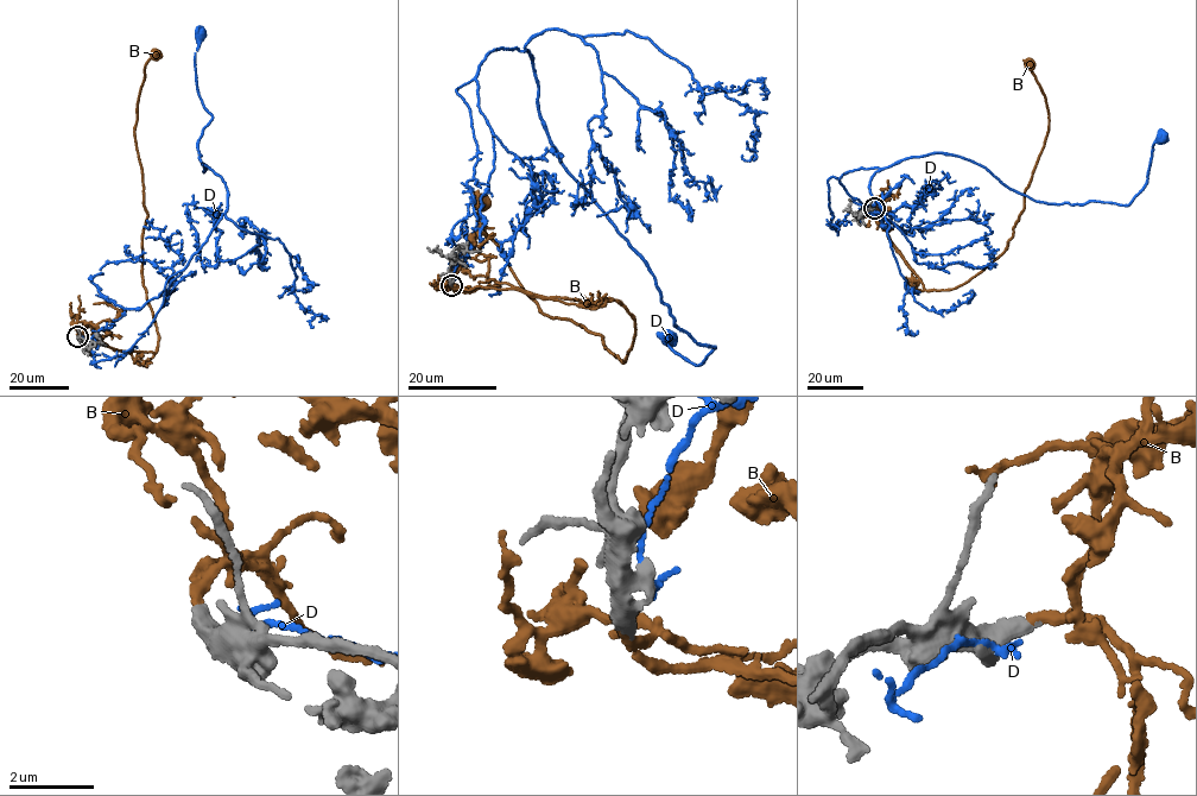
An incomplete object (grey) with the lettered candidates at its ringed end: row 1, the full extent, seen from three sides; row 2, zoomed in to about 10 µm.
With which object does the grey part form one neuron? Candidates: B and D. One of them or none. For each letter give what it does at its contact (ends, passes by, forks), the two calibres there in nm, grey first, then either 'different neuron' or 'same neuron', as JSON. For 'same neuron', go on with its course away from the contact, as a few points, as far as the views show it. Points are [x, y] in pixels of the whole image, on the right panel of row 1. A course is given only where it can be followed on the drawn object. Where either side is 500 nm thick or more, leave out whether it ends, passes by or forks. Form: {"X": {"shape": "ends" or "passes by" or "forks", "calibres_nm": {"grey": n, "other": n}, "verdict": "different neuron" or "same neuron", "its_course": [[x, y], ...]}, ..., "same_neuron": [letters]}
{"B": {"shape": "passes by", "calibres_nm": {"grey": 400, "other": 190}, "verdict": "same neuron", "its_course": [[874, 208], [926, 290], [962, 285], [1004, 252], [1049, 125], [1045, 95], [1030, 65]]}, "D": {"shape": "passes by", "calibres_nm": {"grey": 400, "other": 130}, "verdict": "different neuron"}, "same_neuron": ["B"]}

